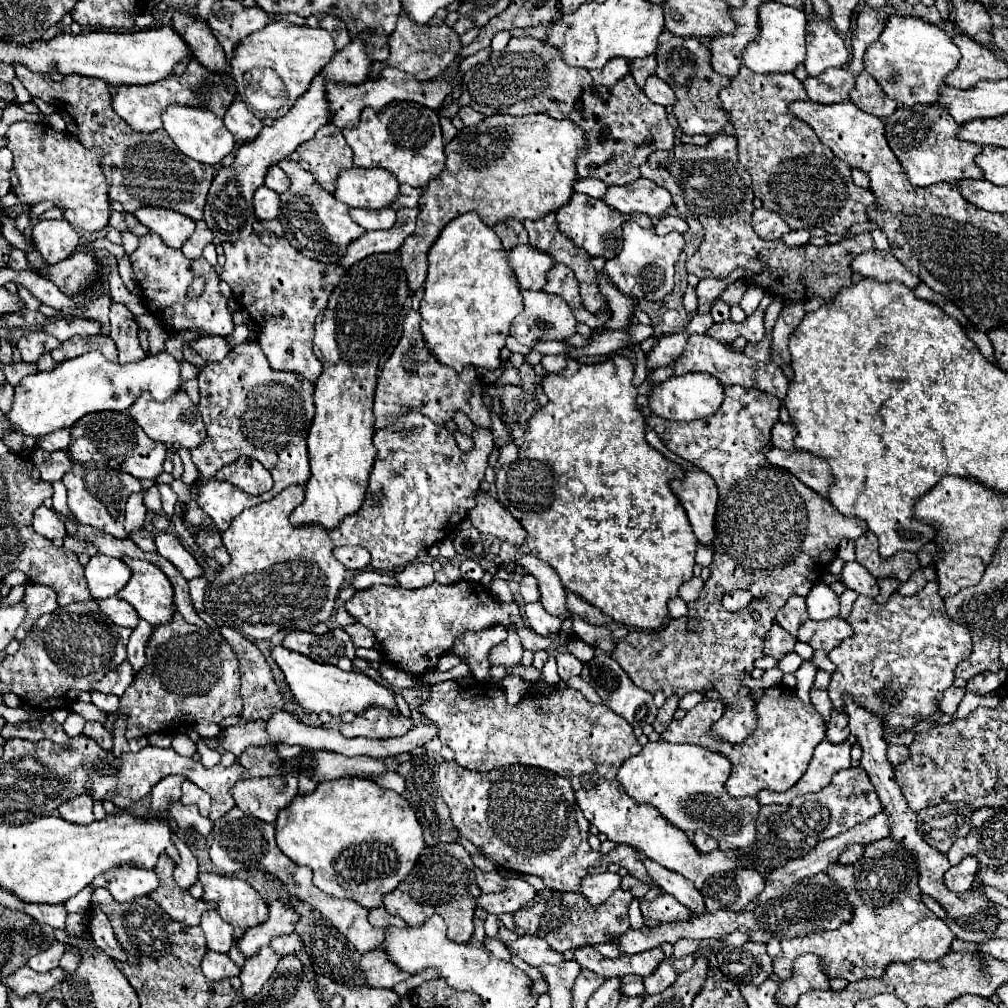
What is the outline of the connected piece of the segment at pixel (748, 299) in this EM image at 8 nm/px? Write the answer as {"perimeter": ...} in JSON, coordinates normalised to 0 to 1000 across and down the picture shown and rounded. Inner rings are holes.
{"perimeter":[[[742,284],[733,304],[741,313],[744,313],[746,310],[752,306],[756,294],[758,294],[758,290],[754,290],[754,286],[750,286],[750,284]]]}

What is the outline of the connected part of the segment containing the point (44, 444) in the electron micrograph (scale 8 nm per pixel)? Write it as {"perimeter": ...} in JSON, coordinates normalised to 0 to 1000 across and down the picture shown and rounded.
{"perimeter":[[[62,425],[62,429],[50,429],[50,433],[44,433],[38,444],[46,448],[54,448],[54,446],[65,446],[67,440],[69,440],[69,429],[67,425]]]}

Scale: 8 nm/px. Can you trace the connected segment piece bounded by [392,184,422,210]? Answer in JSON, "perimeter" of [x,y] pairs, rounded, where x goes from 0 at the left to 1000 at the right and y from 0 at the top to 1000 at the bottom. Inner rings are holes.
{"perimeter":[[[397,183],[397,192],[395,192],[395,198],[391,198],[391,202],[389,202],[391,208],[397,206],[397,204],[413,206],[419,188],[417,188],[417,187],[409,187],[409,185],[401,185],[401,183]],[[397,192],[399,192],[399,196],[397,196]]]}

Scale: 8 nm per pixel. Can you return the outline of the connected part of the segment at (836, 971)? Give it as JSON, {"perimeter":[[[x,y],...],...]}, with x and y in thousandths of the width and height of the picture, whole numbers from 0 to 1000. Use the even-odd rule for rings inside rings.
{"perimeter":[[[875,831],[867,837],[859,837],[857,849],[851,853],[851,857],[837,859],[827,855],[819,861],[819,867],[839,883],[841,893],[847,899],[847,909],[841,917],[835,917],[825,925],[776,933],[776,944],[766,952],[766,962],[776,972],[786,968],[786,954],[802,944],[813,948],[815,958],[823,970],[833,968],[841,974],[871,970],[877,966],[877,960],[883,954],[927,954],[942,944],[942,937],[948,929],[940,917],[937,917],[913,893],[907,853],[903,845],[891,835]]]}

